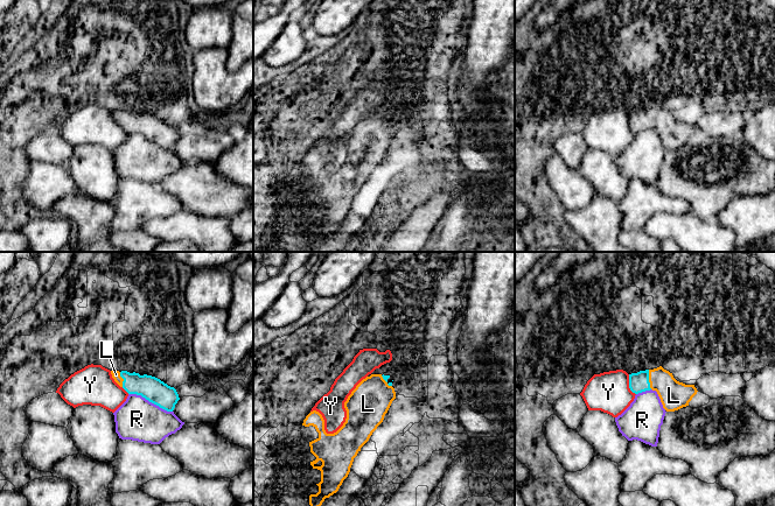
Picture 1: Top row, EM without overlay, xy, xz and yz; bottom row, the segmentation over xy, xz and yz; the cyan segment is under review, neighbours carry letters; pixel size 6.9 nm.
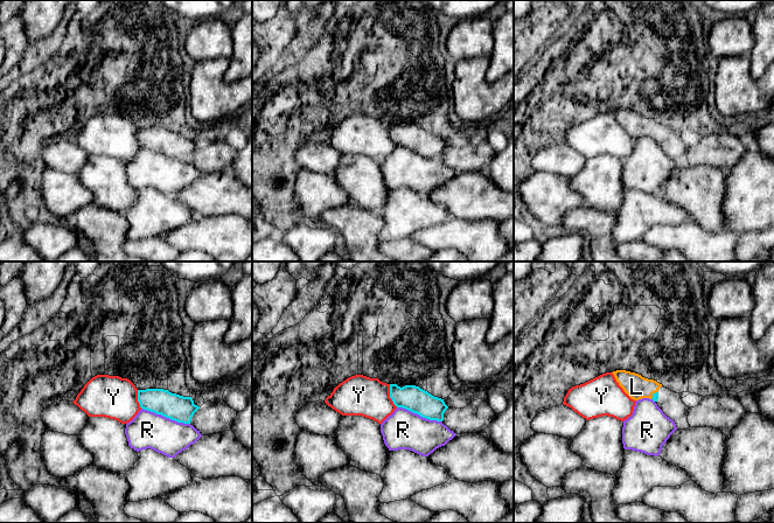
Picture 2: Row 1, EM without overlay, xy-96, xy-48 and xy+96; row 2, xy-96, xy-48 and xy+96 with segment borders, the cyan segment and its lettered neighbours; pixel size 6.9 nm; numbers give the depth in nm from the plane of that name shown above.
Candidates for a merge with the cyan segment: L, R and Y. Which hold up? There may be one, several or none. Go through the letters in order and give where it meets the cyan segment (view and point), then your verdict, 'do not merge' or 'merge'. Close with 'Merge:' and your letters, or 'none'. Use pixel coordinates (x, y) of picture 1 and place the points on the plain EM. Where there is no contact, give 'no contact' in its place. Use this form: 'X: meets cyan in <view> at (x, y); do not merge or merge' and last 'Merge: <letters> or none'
L: meets cyan in yz at (648, 118); merge
R: meets cyan in xy at (151, 140); do not merge
Y: meets cyan in yz at (629, 124); do not merge
Merge: L

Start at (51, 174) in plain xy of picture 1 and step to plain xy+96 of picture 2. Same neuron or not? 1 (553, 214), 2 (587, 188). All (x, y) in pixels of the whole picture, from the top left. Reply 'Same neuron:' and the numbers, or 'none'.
Same neuron: 1

